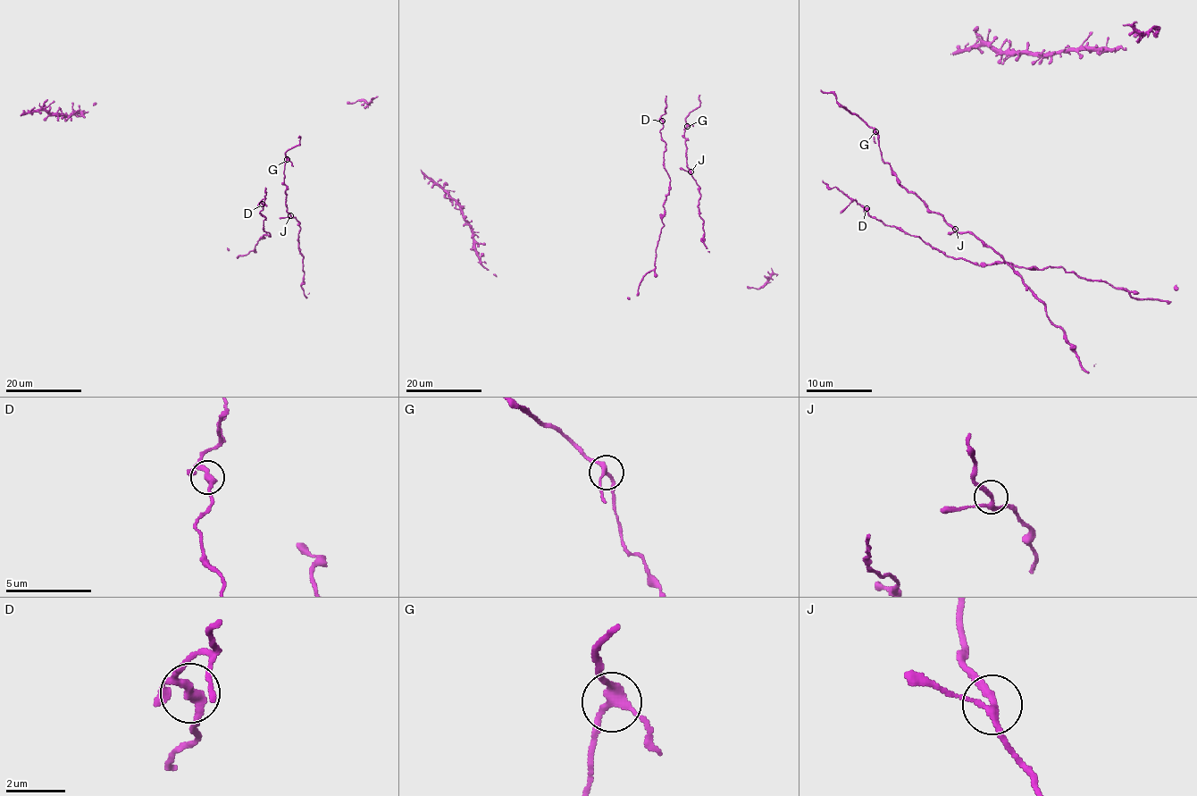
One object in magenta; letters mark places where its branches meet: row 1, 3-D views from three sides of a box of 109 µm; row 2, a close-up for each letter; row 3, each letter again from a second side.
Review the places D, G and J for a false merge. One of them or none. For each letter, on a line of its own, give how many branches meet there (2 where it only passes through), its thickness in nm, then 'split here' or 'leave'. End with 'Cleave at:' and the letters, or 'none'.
D: branches 3; calibre 240 nm; leave
G: branches 3; calibre 260 nm; leave
J: branches 3; calibre 200 nm; leave
Cleave at: none

